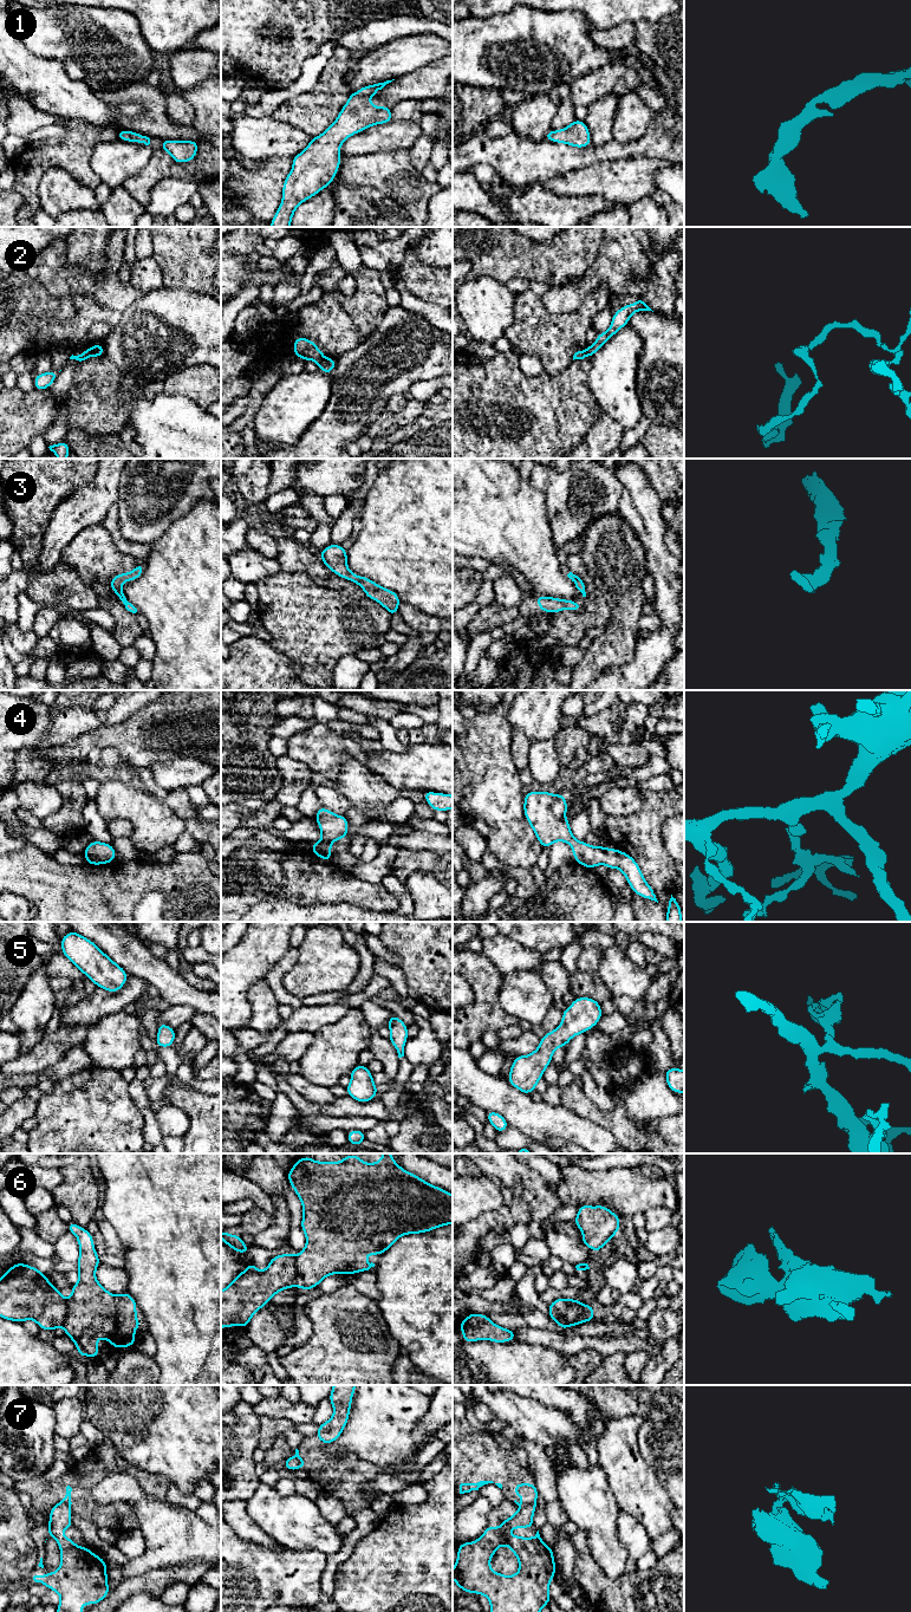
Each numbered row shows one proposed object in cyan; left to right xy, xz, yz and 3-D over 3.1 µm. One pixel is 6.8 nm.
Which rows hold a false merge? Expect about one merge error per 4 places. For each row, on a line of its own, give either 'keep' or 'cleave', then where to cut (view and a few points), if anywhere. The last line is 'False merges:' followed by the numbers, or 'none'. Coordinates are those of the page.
1: keep; no cut
2: cleave; cut in xy along (86, 349), (90, 356)
3: keep; no cut
4: keep; no cut
5: keep; no cut
6: cleave; cut in xz along (294, 1258), (301, 1286)
7: cleave; cut in yz along (534, 1502), (521, 1507)
False merges: 2, 6, 7

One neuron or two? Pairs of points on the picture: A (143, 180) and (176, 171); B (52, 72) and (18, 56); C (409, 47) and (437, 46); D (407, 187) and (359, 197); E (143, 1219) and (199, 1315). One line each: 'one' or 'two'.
A: two
B: one
C: one
D: two
E: one

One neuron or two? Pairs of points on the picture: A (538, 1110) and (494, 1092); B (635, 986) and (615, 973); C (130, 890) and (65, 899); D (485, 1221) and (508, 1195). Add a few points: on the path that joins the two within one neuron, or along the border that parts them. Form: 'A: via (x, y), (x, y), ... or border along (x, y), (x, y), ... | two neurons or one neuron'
A: via (527, 1110), (522, 1110), (512, 1099), (505, 1099) | one neuron
B: via (630, 981), (619, 974) | one neuron
C: via (114, 890), (101, 899), (82, 899) | one neuron
D: via (494, 1221), (498, 1221), (511, 1208), (509, 1204) | one neuron

